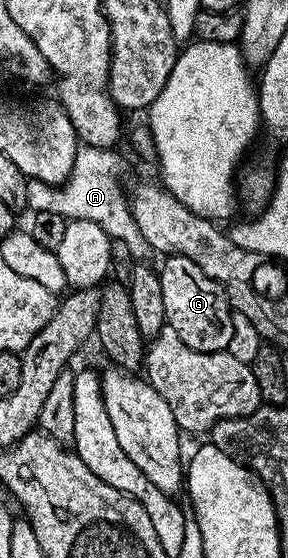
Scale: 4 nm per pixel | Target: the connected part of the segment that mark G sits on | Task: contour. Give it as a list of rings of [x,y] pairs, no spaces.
[[[173,255],[167,256],[160,265],[158,278],[164,291],[164,311],[166,324],[188,343],[190,349],[205,353],[220,353],[228,347],[228,339],[232,339],[232,315],[230,301],[225,291],[218,286],[192,259],[184,259]]]

